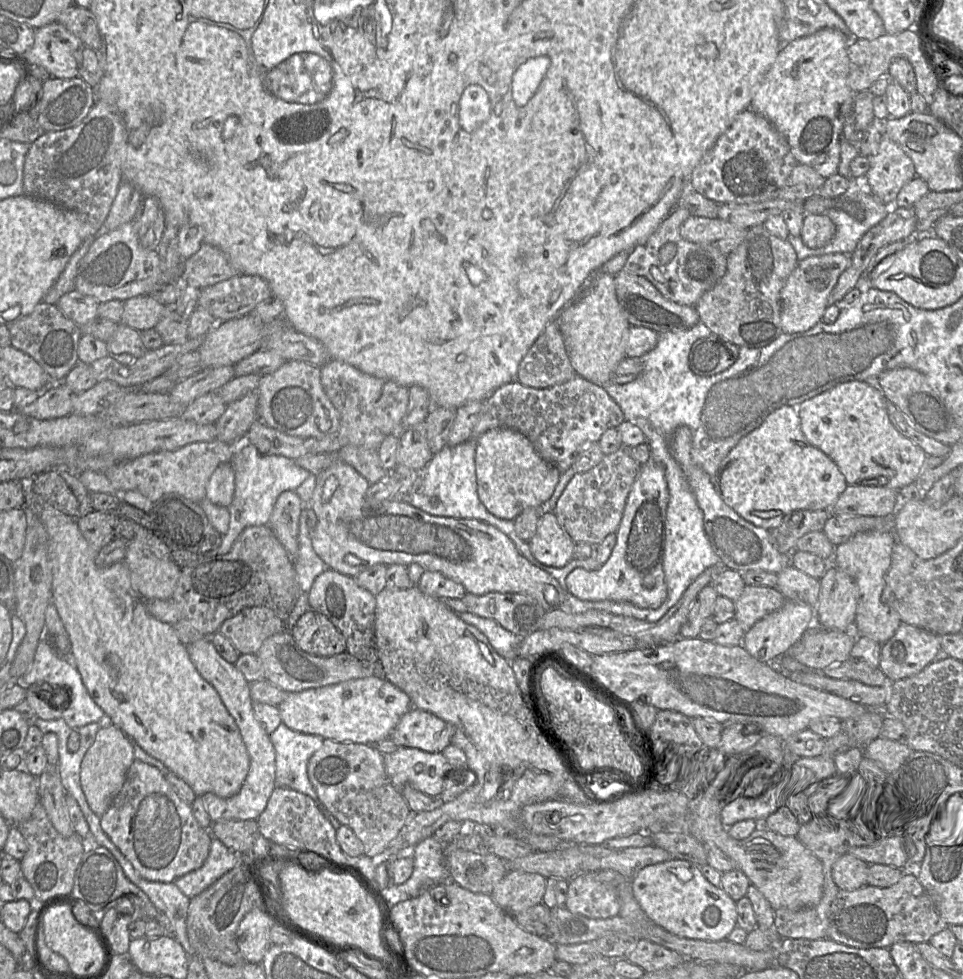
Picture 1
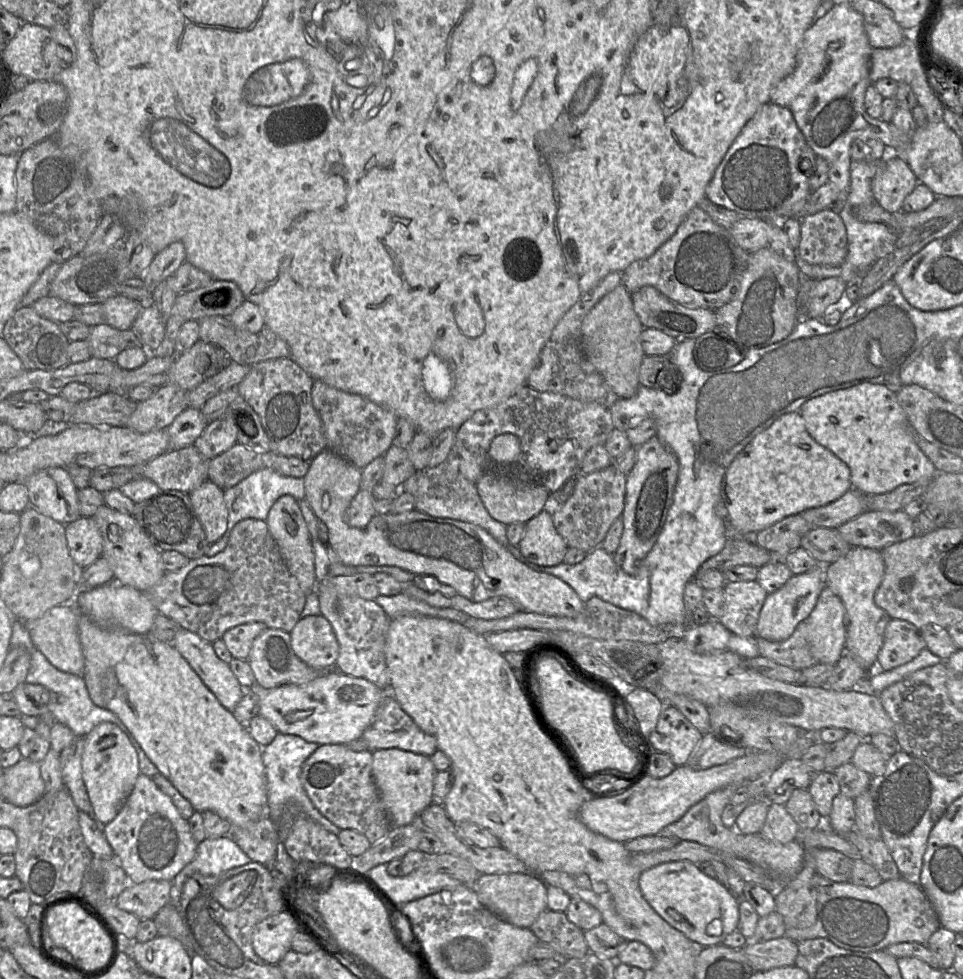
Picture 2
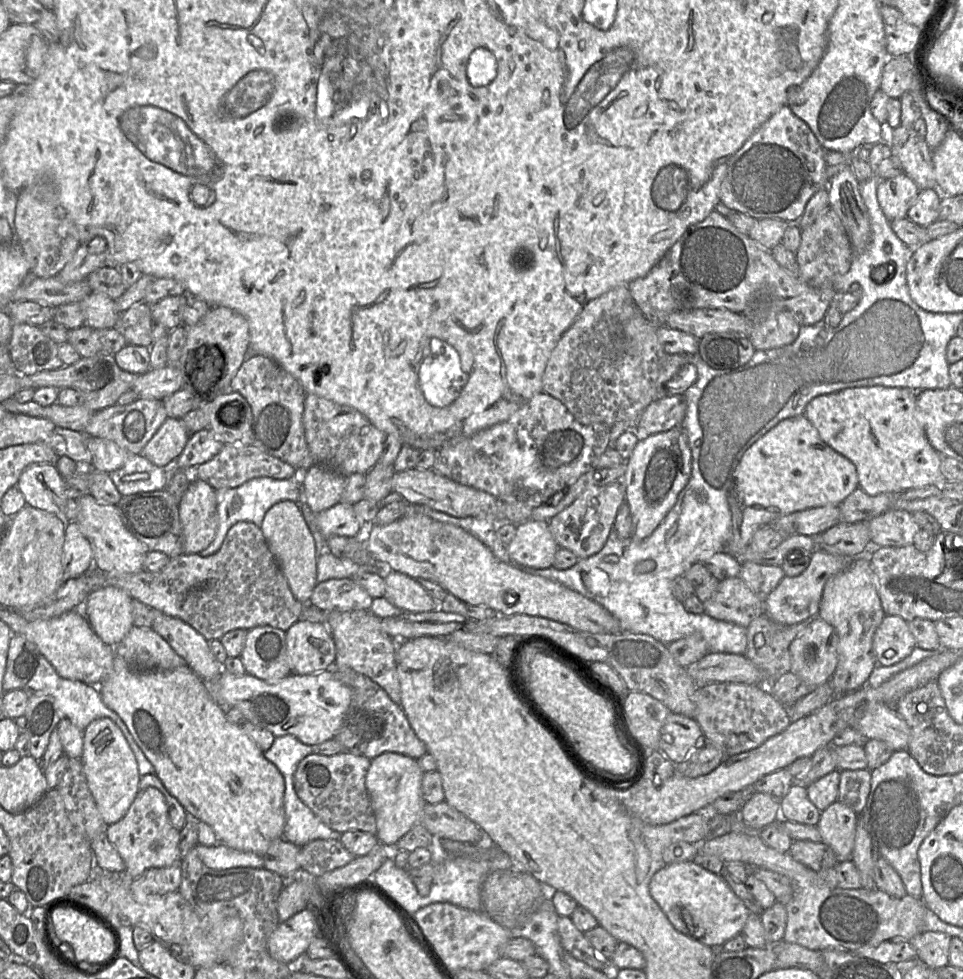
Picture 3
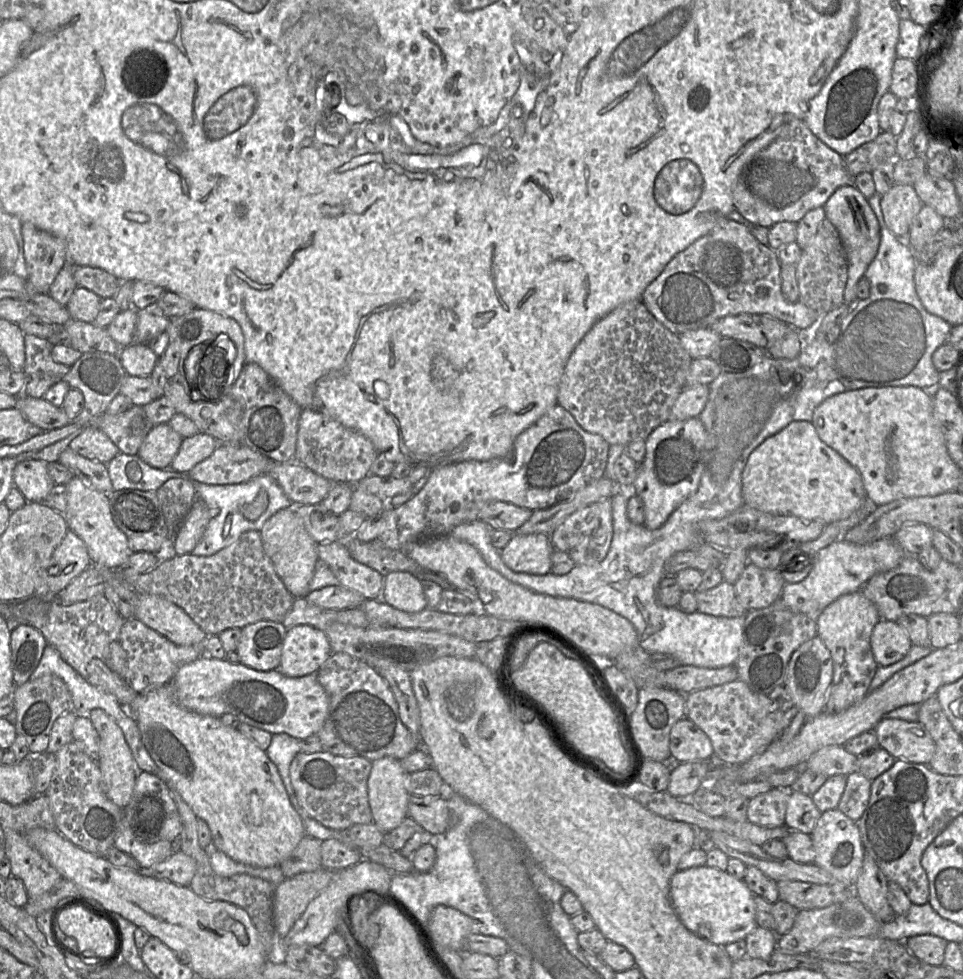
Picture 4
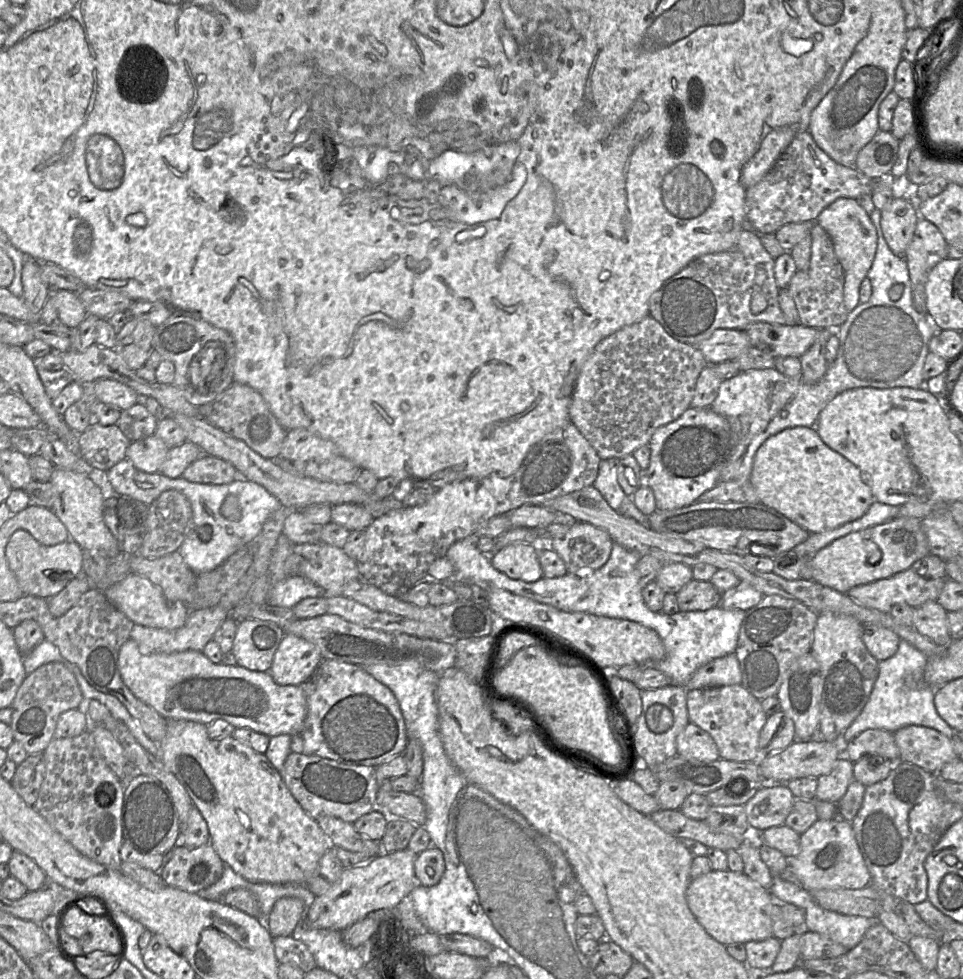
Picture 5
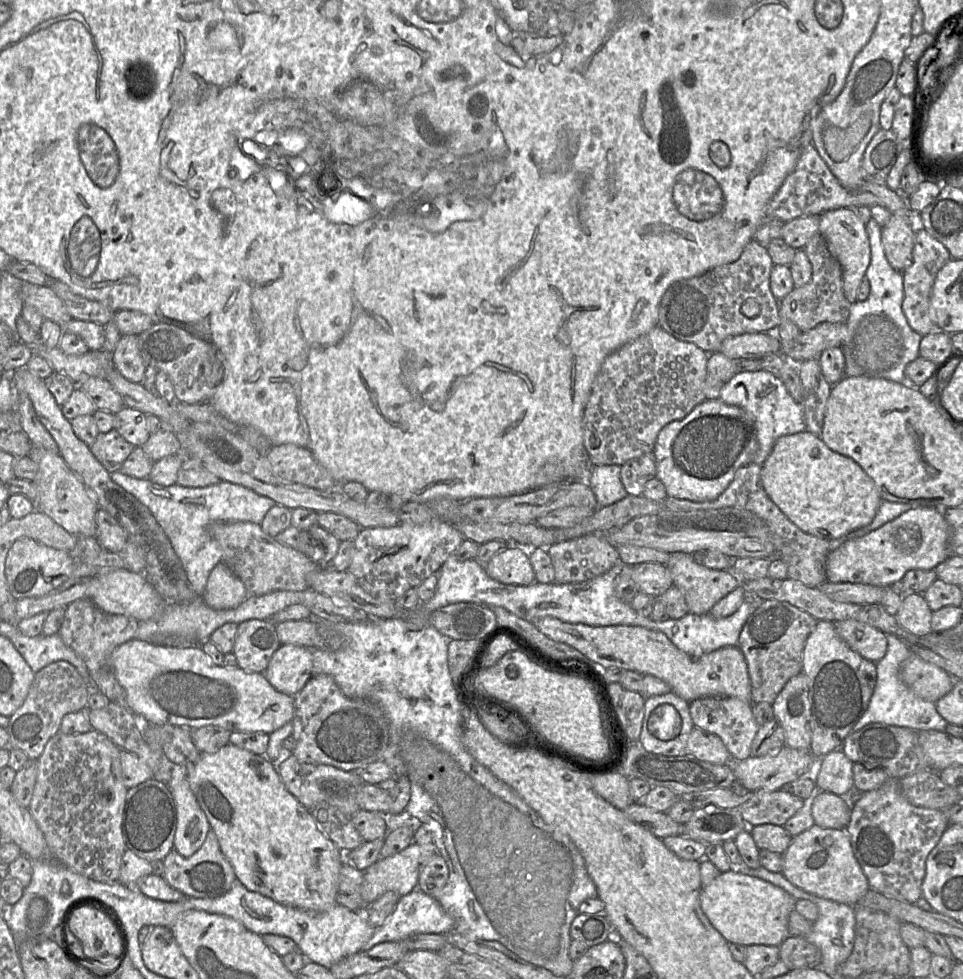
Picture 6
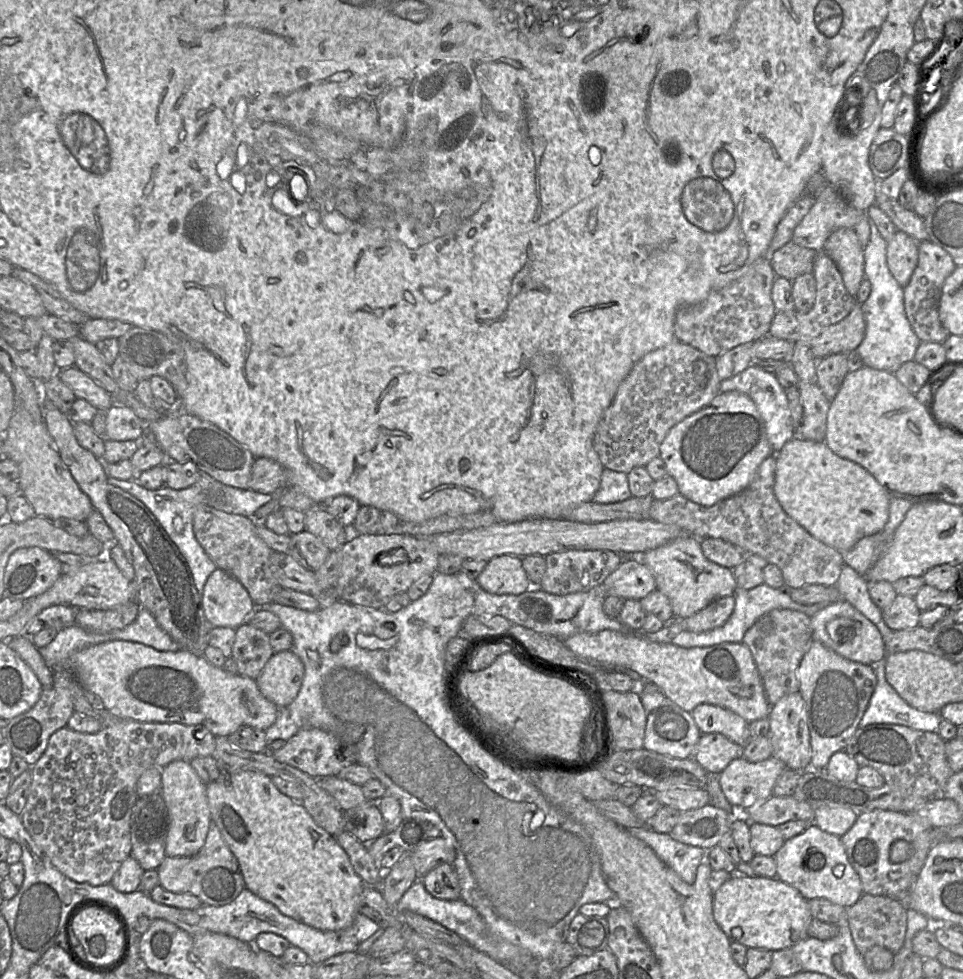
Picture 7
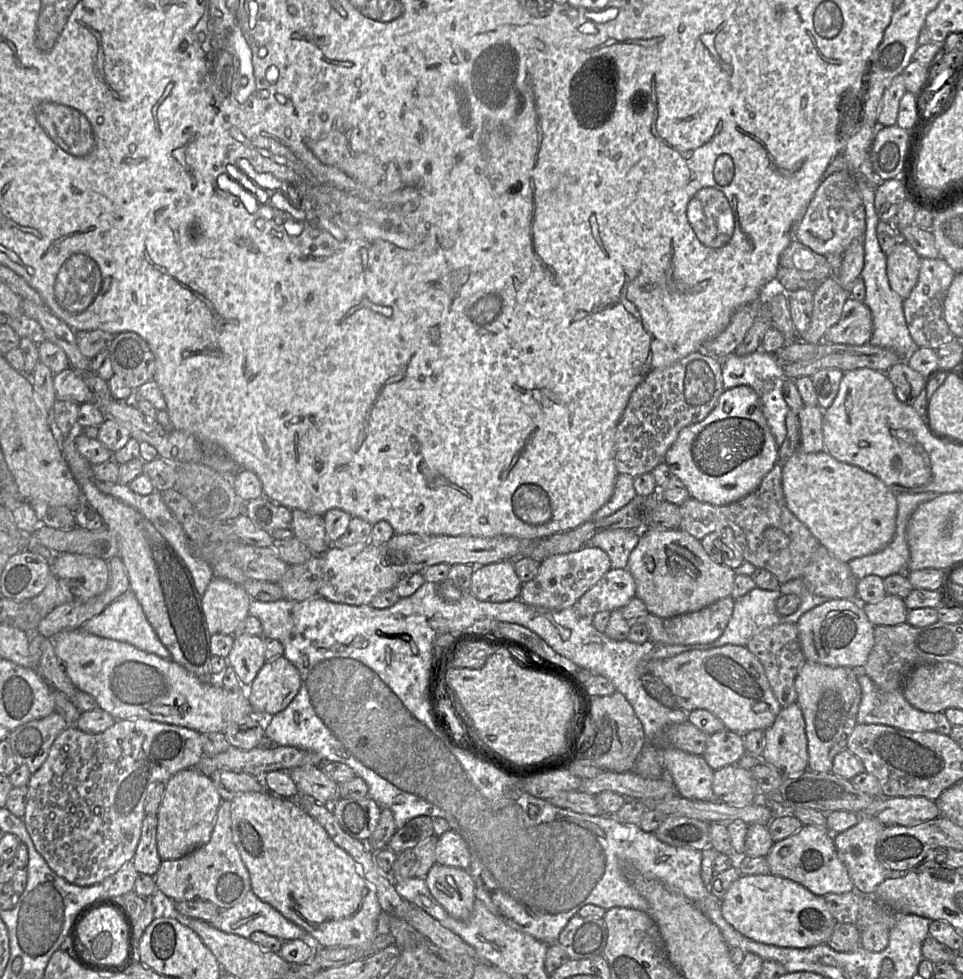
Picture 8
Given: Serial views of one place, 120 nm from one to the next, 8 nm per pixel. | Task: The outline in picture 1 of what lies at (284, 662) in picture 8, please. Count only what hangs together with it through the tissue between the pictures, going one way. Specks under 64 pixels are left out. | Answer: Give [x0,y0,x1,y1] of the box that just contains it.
[292,609,347,657]

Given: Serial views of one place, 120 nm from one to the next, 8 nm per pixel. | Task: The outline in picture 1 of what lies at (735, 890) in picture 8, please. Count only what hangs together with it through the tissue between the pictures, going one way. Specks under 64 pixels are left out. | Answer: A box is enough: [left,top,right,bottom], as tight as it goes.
[631,858,737,942]

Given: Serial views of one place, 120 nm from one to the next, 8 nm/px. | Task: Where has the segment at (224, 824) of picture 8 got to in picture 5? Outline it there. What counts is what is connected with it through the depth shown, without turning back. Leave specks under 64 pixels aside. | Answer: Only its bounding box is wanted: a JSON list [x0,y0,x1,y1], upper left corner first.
[159,841,224,893]

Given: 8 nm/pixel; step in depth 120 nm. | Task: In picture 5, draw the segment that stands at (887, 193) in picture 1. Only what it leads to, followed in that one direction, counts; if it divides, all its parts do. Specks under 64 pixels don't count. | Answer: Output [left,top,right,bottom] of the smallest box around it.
[881,198,917,256]

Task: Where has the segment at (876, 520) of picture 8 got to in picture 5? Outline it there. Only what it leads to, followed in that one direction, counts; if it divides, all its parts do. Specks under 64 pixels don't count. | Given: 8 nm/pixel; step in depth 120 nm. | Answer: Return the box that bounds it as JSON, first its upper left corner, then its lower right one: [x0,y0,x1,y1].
[749,427,873,534]

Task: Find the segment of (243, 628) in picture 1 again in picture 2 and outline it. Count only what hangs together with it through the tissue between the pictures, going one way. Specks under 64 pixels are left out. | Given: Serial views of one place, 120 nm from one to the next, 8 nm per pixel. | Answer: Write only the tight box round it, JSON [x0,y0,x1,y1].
[221,622,267,660]

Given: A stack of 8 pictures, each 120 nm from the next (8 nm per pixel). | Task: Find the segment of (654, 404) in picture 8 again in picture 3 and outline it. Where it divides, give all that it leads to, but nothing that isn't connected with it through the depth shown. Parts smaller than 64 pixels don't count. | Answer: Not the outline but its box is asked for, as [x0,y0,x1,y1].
[542,285,669,430]

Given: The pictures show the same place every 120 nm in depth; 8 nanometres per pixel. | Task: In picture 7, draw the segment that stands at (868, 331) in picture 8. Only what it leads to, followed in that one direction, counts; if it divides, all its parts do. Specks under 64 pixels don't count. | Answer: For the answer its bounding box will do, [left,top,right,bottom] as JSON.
[808,297,865,360]

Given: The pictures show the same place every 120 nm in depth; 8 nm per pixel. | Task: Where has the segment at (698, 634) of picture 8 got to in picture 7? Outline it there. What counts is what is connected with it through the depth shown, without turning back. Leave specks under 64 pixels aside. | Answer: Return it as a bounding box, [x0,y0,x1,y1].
[676,595,735,633]

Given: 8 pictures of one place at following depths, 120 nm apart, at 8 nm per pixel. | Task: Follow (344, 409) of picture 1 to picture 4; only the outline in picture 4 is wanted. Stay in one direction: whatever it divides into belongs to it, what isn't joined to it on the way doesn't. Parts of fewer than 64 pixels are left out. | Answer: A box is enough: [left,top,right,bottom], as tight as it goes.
[295,409,378,484]

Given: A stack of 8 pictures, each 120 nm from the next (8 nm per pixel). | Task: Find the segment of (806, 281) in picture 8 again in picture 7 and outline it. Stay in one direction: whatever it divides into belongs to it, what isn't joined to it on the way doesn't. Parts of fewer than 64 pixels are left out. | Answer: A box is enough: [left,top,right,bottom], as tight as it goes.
[770,240,816,282]

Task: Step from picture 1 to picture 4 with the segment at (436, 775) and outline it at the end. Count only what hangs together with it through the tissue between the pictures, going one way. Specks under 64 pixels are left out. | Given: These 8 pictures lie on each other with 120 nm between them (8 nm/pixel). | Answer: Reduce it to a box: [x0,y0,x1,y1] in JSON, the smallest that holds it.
[368,757,410,834]

